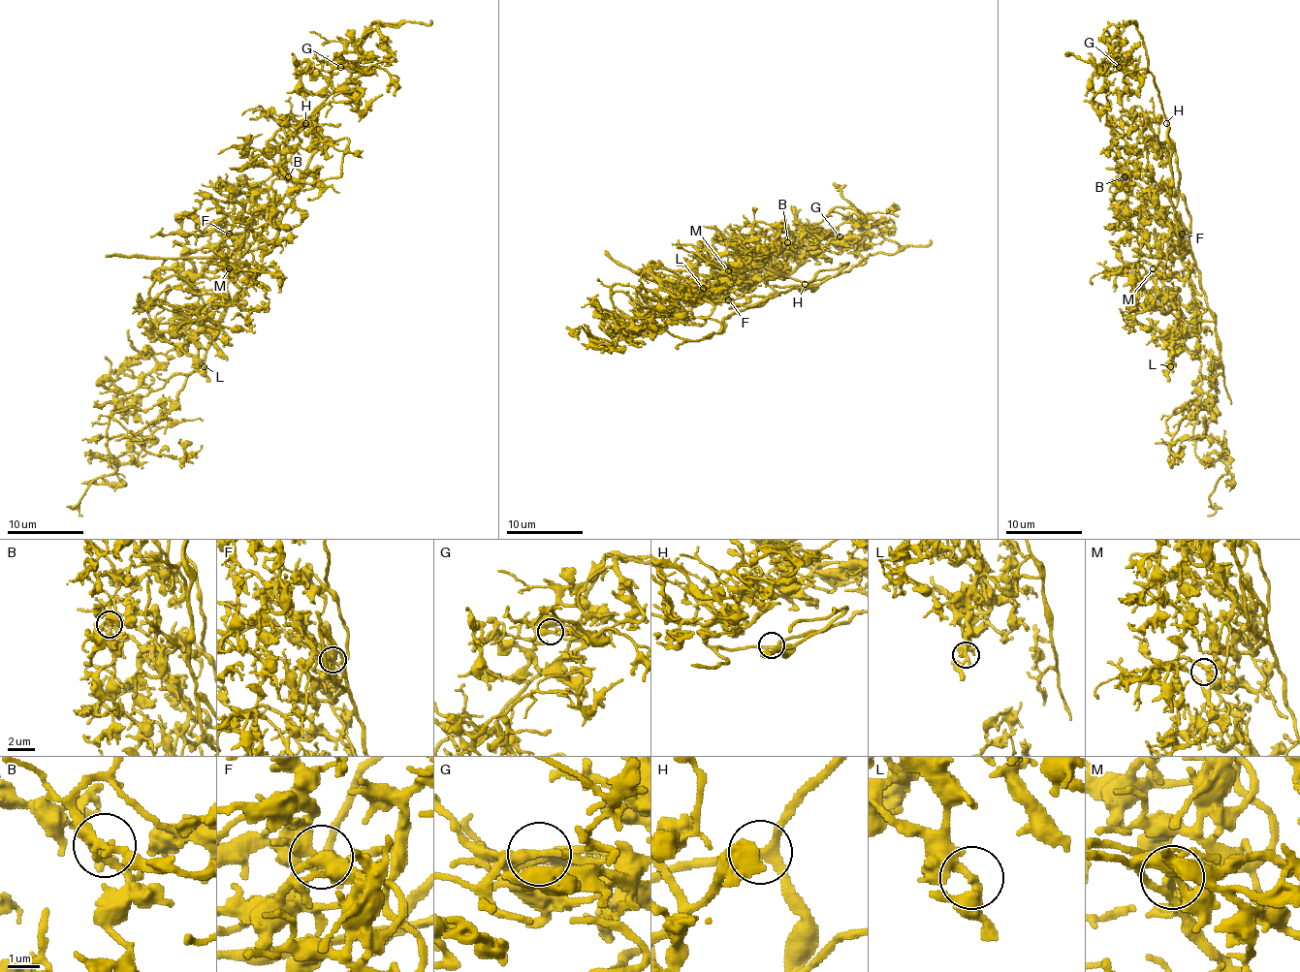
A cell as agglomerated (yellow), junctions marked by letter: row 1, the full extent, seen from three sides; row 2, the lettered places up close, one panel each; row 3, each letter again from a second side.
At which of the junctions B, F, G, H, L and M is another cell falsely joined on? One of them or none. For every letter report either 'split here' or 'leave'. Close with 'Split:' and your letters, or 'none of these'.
B: leave
F: leave
G: leave
H: leave
L: leave
M: leave
Split: none of these

